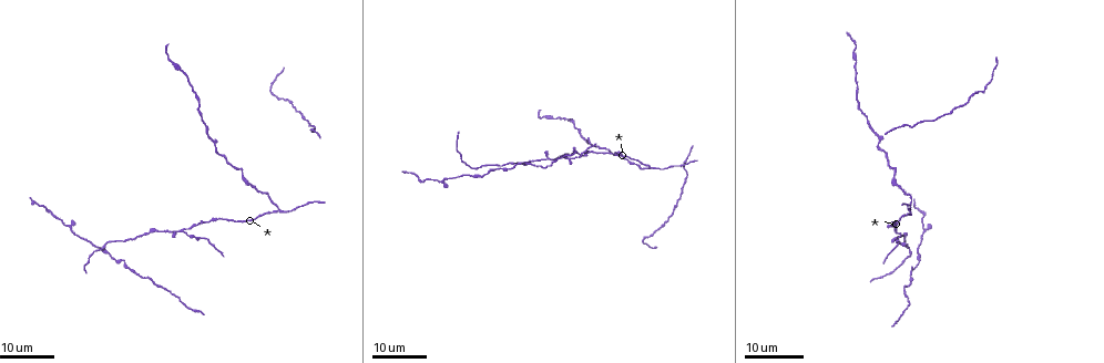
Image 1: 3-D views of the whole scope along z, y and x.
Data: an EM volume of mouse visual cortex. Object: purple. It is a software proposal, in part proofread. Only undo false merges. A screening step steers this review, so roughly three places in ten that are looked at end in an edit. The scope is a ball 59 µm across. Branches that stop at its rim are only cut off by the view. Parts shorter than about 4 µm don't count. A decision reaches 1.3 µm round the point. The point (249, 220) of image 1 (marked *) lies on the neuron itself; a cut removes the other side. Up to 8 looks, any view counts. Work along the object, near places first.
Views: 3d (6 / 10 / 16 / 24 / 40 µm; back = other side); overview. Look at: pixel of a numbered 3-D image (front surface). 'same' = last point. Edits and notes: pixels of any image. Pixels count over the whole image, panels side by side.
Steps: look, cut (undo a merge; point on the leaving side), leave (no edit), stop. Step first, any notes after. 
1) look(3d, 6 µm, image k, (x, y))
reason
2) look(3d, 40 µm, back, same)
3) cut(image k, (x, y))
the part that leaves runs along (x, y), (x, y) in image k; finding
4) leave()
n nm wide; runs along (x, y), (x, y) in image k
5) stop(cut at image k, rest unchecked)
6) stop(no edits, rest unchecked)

look(3d, 24 µm, image 1, (207, 220))
a narrow waist

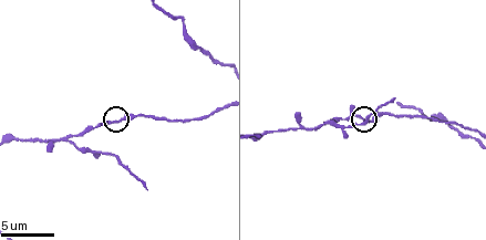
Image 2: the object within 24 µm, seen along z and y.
look(3d, 6 µm, image 2, (117, 120))
zoom in

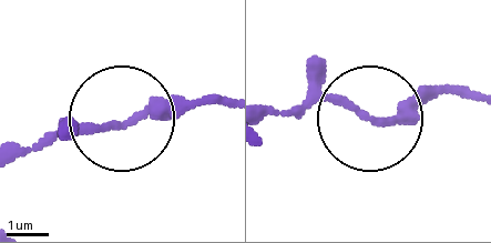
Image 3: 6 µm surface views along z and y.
leave()
continuous, no second neuron

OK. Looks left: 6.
look(3d, 6 µm, image 2, (69, 143))
a fork

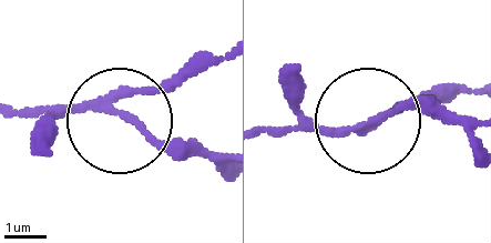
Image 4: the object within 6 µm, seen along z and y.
cut(image 4, (153, 143))
170 nm wide; the part that leaves runs along (359, 131), (409, 110), (472, 120) in image 4; two neurons meet here

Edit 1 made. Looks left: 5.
look(3d, 16 µm, image 1, (277, 206))
three-way junction

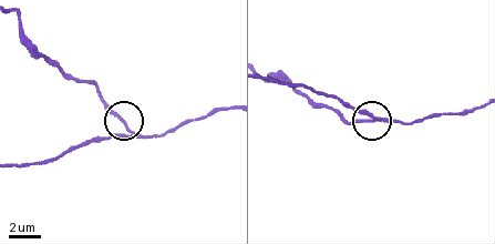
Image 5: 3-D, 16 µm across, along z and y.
look(3d, 6 µm, image 5, (126, 125))
zoom in

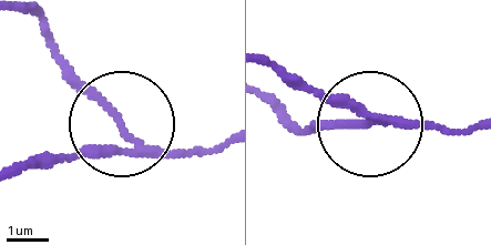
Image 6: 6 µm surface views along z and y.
cut(image 6, (83, 93))
the part that leaves runs along (129, 134), (43, 21) in image 6; a second neuron is stuck on

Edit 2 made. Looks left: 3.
look(3d, 16 µm, image 1, (909, 252))
three arms meet

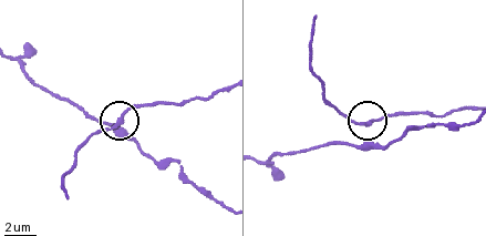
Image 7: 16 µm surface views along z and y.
look(3d, 10 µm, image 7, (116, 125))

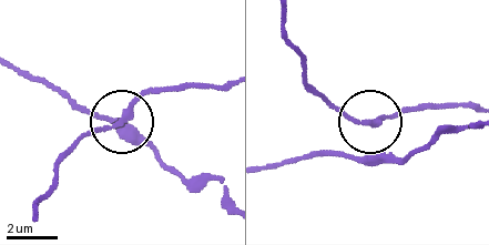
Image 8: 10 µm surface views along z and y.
look(3d, 6 µm, image 8, (120, 120))

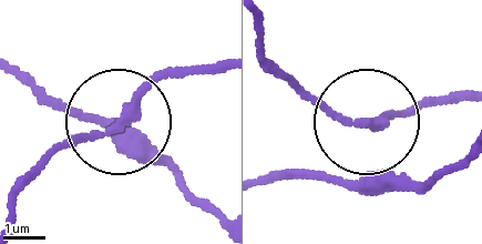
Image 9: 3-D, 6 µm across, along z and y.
leave()
runs along (464, 95), (347, 117), (305, 95), (266, 57) in image 9; one neuron here

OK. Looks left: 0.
stop(cut at image 4, cut at image 6, rest unchecked)

